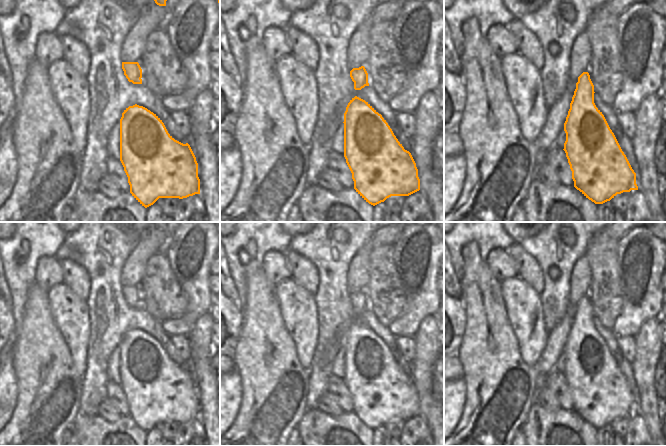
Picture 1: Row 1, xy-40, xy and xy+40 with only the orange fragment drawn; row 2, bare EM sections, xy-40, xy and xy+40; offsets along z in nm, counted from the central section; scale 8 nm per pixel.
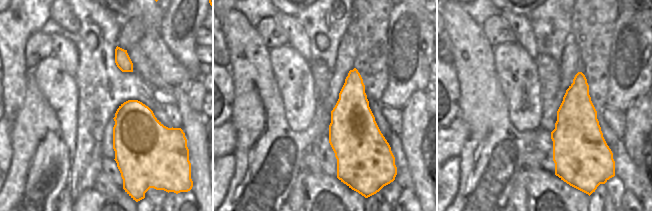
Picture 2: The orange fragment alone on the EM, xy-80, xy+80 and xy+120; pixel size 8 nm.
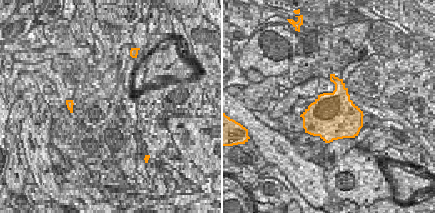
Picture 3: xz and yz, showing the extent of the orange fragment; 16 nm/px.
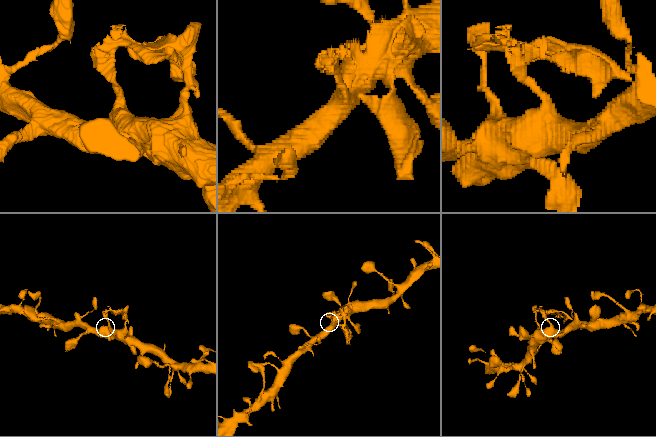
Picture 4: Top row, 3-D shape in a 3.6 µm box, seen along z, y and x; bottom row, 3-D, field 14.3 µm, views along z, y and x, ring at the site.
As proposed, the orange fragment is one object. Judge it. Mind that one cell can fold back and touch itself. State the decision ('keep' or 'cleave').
cleave

